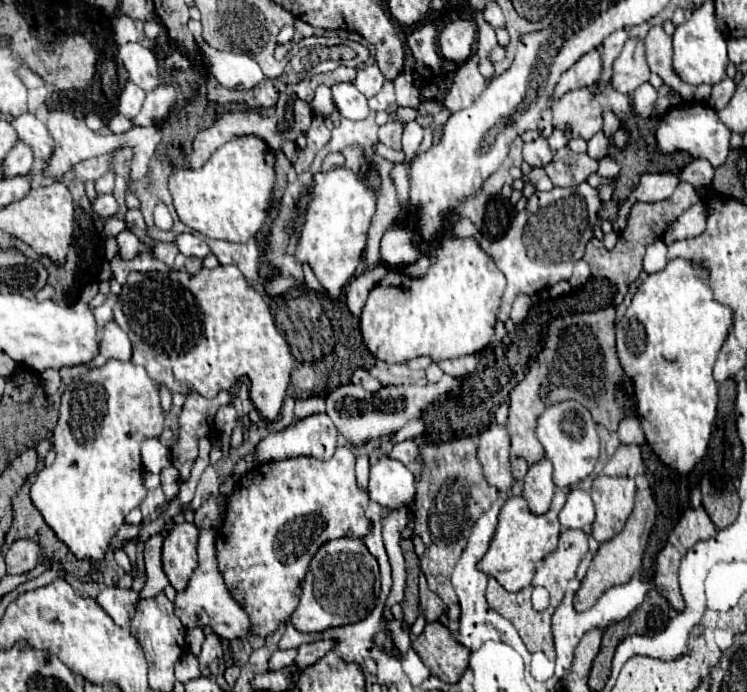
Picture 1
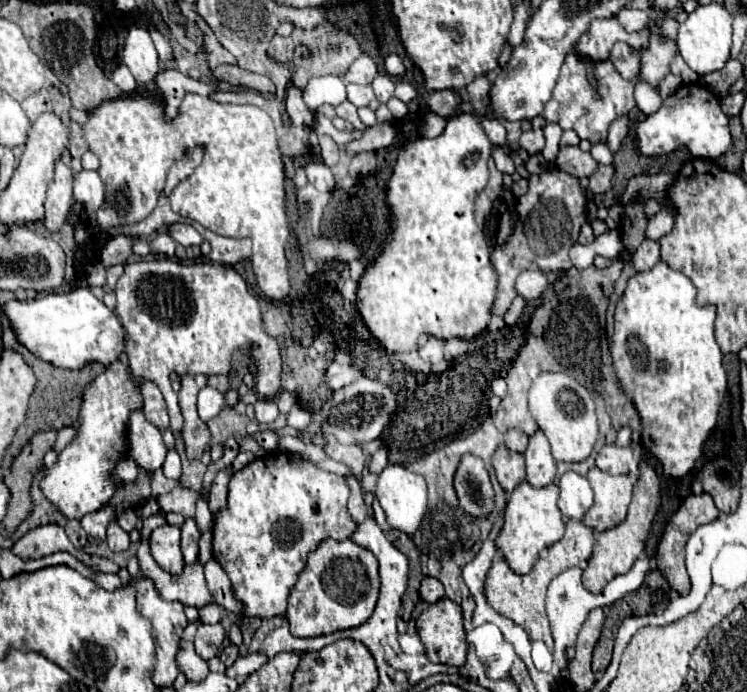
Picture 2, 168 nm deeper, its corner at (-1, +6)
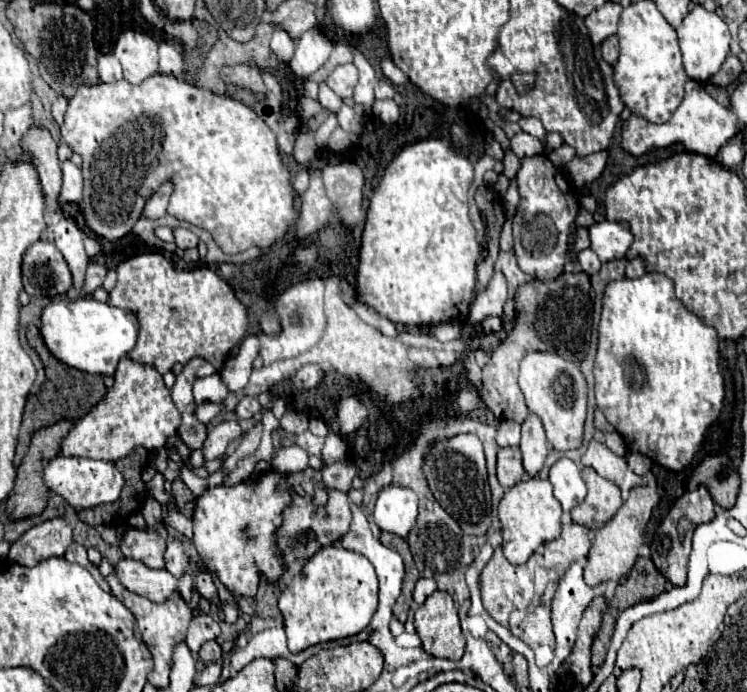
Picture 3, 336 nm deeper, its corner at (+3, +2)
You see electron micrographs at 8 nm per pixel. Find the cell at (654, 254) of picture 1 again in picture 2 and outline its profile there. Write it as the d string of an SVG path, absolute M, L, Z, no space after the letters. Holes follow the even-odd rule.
M644 239L642 245L636 249L636 253L632 255L632 263L636 271L648 271L658 261L660 261L660 245L658 241L652 241L652 239Z

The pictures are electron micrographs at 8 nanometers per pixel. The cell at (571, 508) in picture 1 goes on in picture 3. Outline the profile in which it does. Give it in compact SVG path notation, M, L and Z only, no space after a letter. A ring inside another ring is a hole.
M566 457L558 459L550 467L548 479L554 487L554 497L560 501L564 513L570 513L570 509L586 497L586 485L580 477L578 465Z

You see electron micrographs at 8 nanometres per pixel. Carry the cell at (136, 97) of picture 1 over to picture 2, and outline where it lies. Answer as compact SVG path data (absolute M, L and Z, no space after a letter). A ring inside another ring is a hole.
M120 65L114 73L112 73L112 81L124 91L124 93L132 93L132 91L136 91L136 79L132 77L132 73L128 71L128 67L126 65Z

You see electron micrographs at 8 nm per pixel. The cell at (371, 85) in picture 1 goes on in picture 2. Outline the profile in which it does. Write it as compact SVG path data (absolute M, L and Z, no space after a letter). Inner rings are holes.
M362 53L362 55L352 63L352 67L348 69L348 73L344 75L344 81L346 81L346 83L360 83L360 85L366 85L366 83L372 83L376 75L378 75L376 63L372 61L370 55Z

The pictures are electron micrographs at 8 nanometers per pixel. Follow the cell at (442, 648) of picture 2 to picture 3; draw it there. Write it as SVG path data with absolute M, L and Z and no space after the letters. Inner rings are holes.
M434 591L418 609L414 627L426 653L442 659L460 659L464 653L464 633L458 623L458 609L444 591Z

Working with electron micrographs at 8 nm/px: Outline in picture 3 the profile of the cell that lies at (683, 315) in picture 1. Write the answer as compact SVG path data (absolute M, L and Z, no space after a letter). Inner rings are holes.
M644 273L638 279L612 281L602 295L594 381L598 409L624 437L628 449L650 457L666 469L682 471L690 465L706 429L722 411L724 377L718 367L718 335L676 299L674 283L666 275Z

